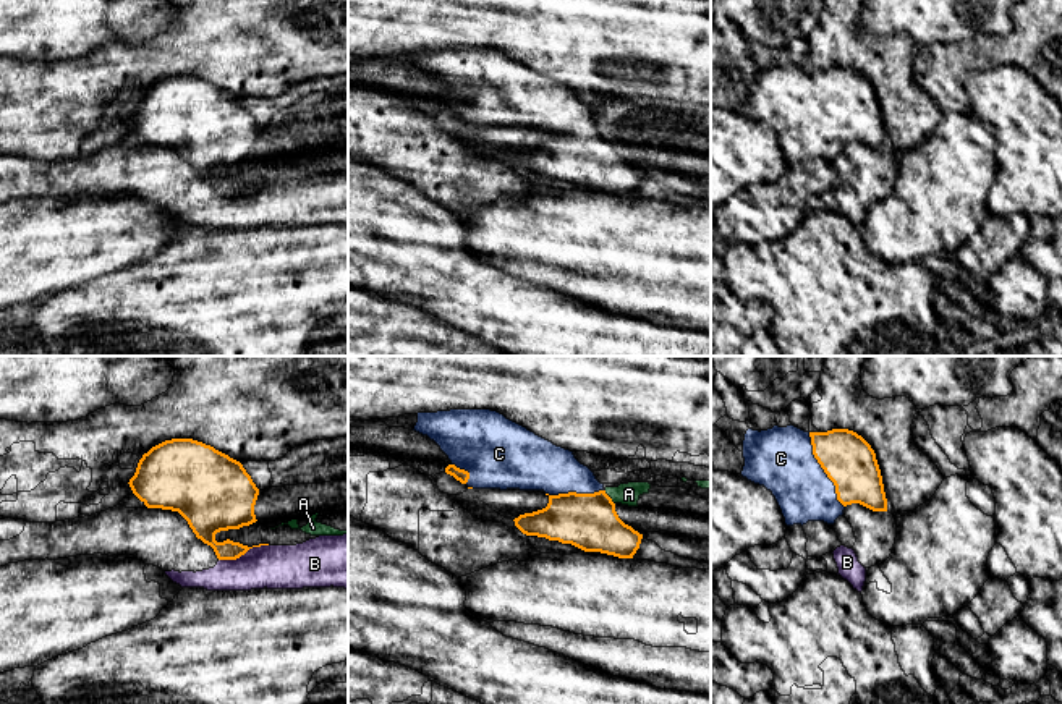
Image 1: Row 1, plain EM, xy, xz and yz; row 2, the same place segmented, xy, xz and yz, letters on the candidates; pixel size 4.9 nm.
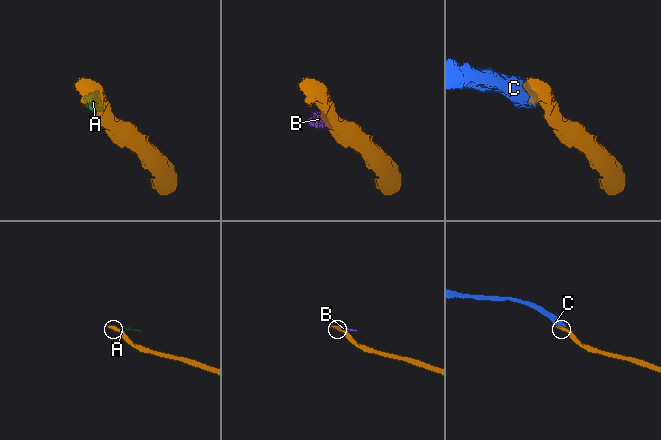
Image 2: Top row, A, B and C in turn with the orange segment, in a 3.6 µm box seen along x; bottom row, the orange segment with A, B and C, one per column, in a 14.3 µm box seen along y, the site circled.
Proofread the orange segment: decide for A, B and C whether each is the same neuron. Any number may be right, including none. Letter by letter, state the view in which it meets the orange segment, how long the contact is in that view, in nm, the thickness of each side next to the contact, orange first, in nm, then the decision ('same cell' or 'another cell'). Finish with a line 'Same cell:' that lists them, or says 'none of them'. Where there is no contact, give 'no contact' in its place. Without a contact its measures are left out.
A: xz | 90 nm | 280/110 nm | another cell
B: xy | 260 nm | 240/220 nm | another cell
C: yz | 420 nm | 260/320 nm | same cell
Same cell: C

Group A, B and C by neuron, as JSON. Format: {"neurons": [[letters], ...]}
{"neurons": [["A", "B"], ["C"]]}

